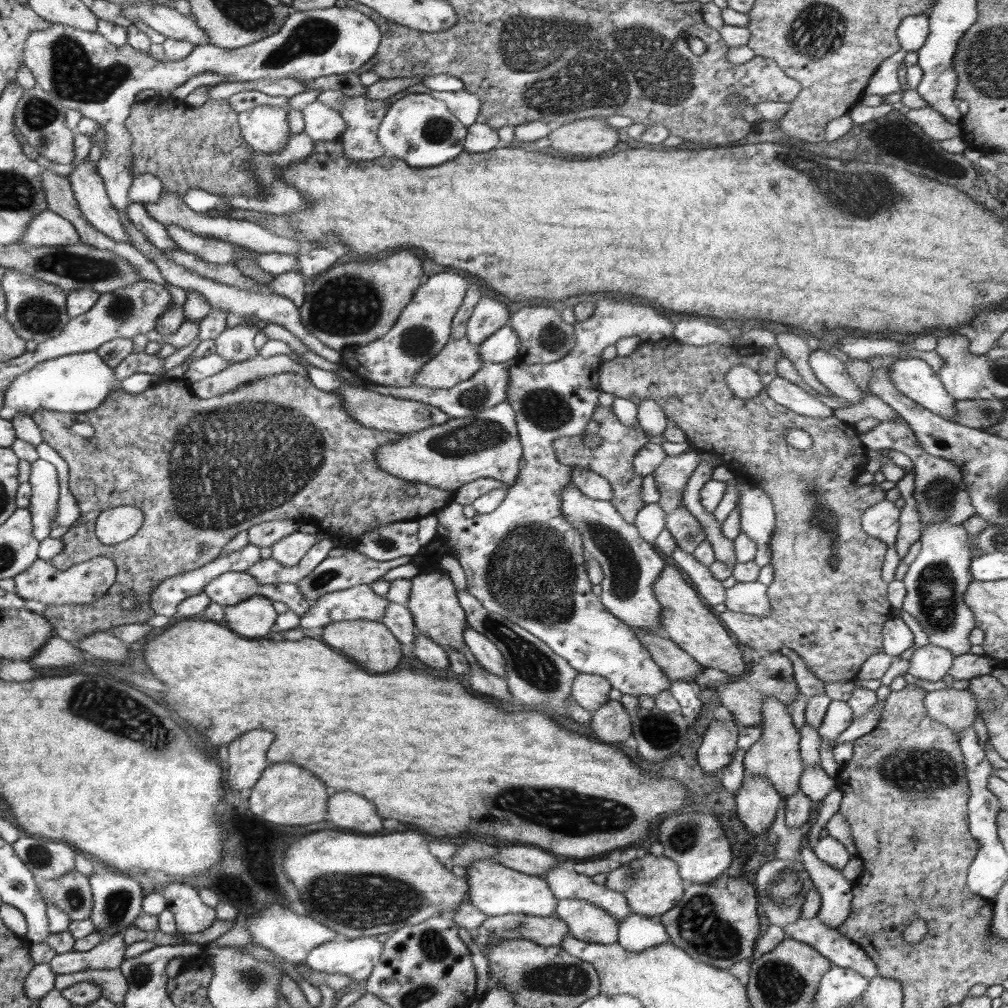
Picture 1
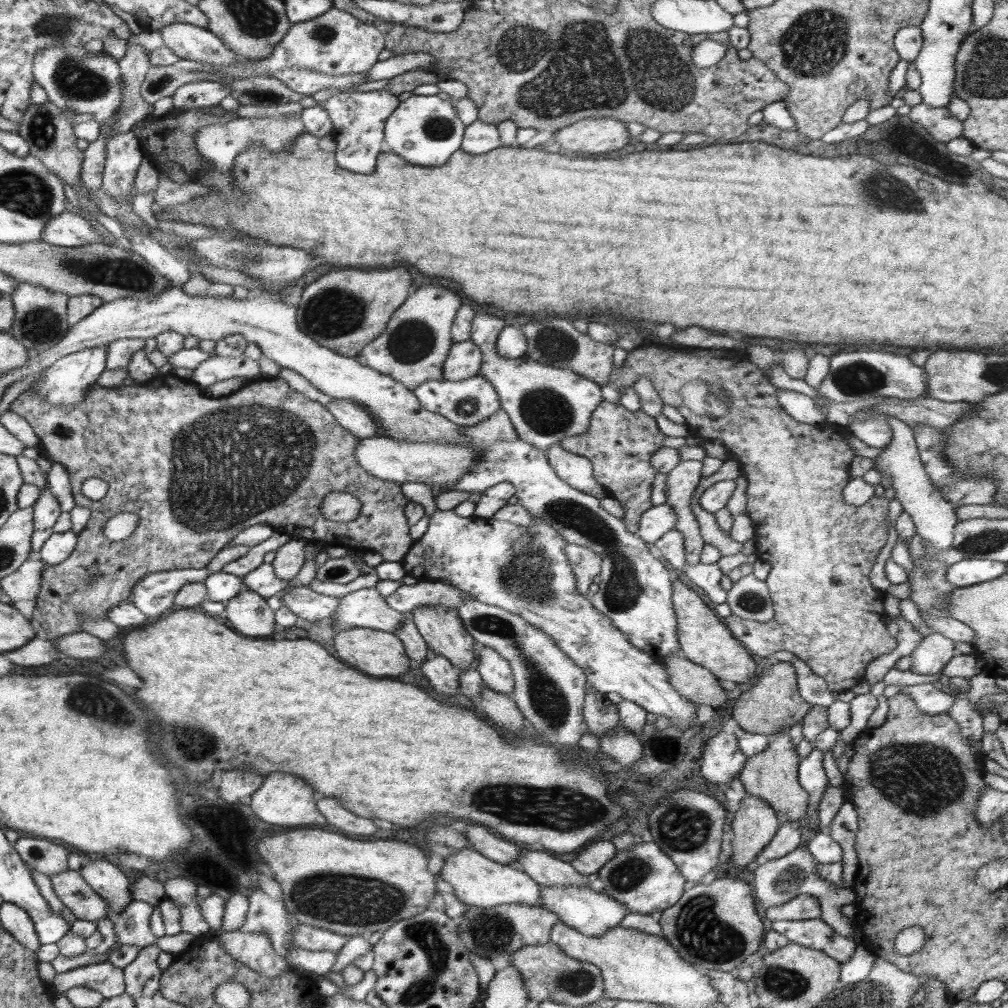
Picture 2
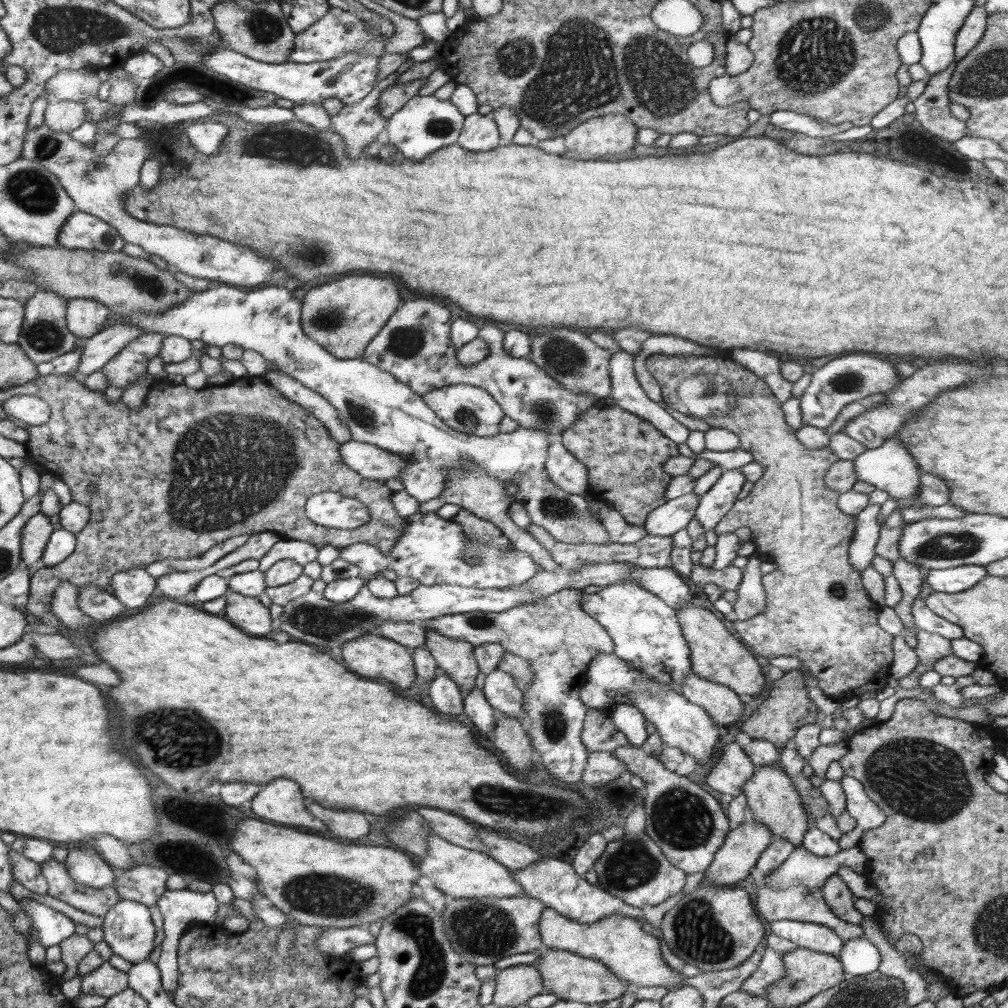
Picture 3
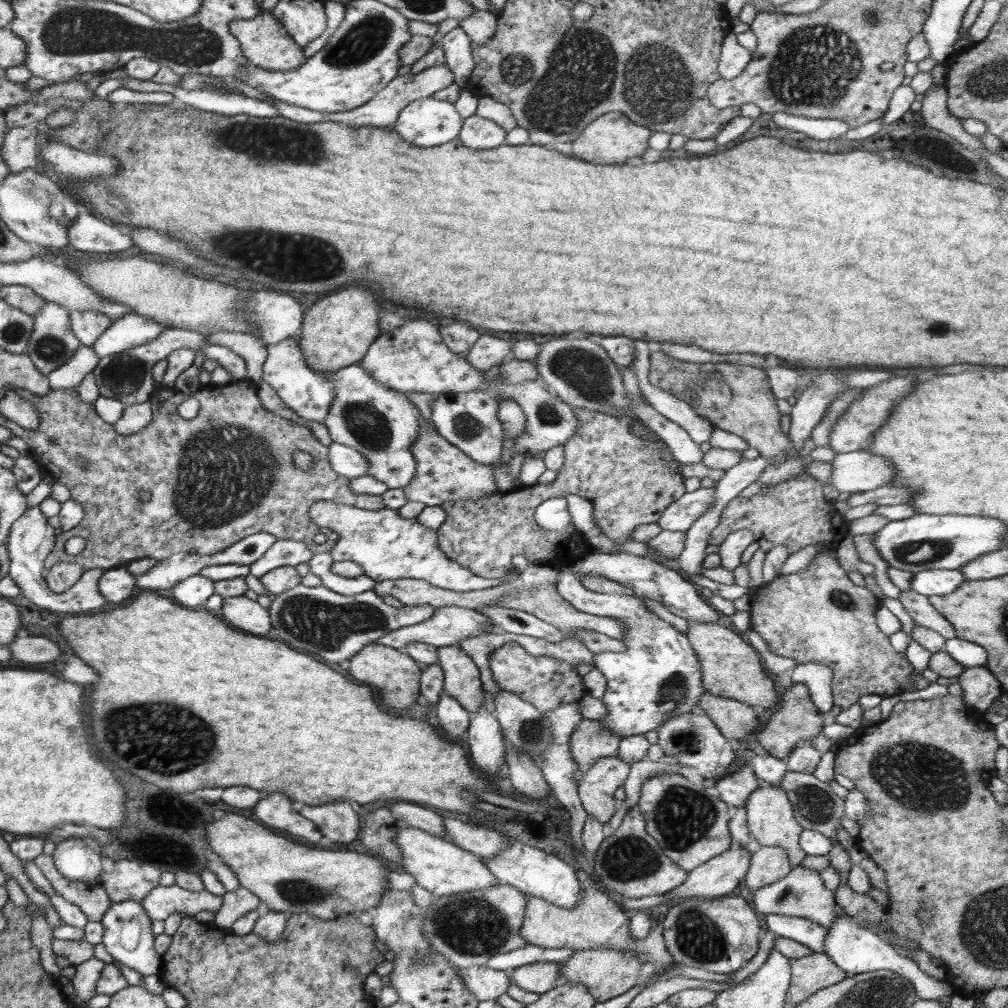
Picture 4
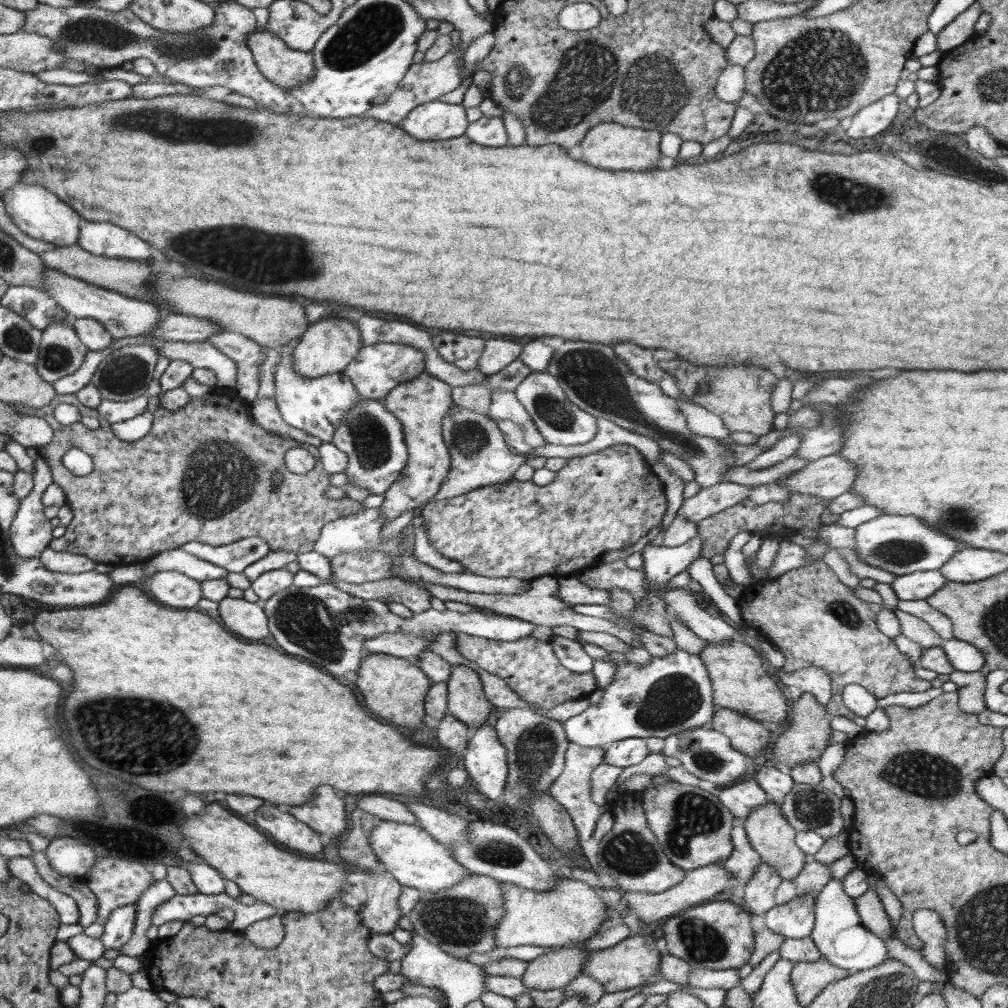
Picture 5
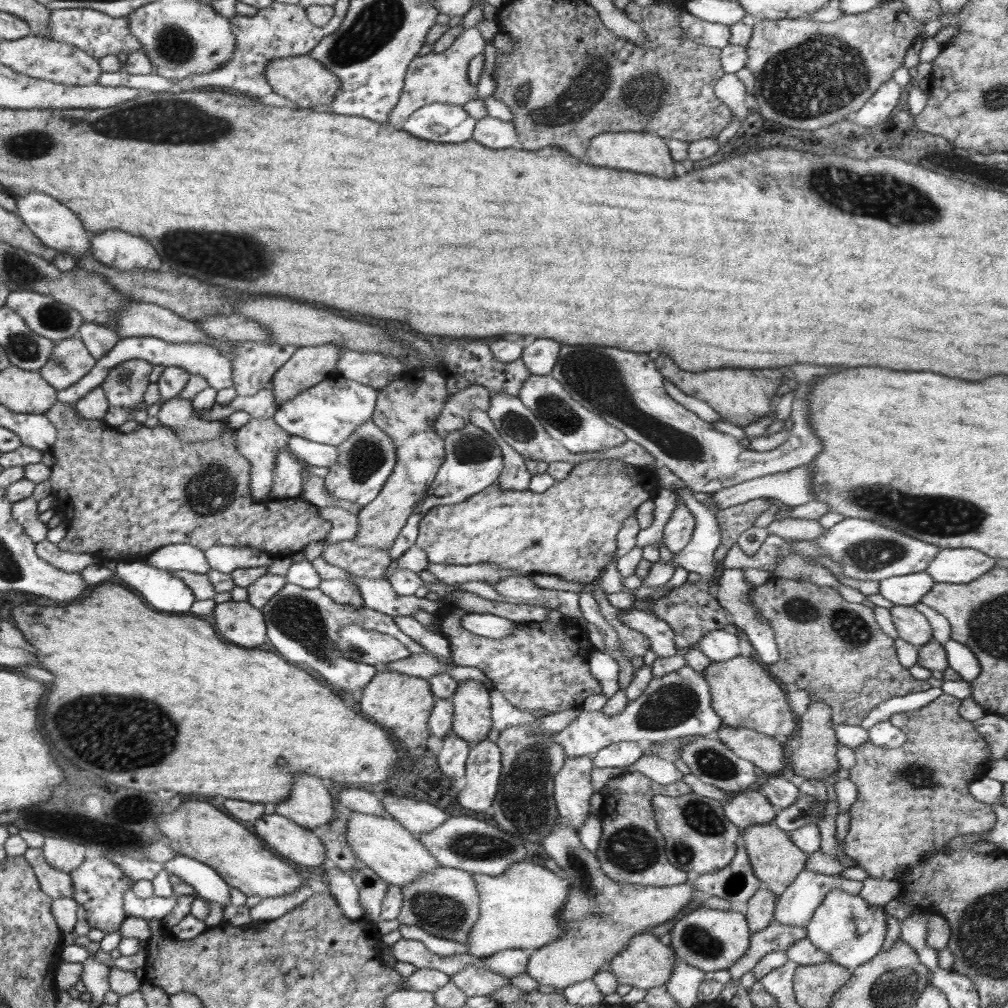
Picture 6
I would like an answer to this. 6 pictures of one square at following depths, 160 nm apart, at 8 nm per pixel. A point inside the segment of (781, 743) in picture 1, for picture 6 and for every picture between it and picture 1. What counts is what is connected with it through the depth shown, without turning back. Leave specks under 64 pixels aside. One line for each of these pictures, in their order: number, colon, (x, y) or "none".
2: (771, 775)
3: (772, 800)
4: (770, 818)
5: (769, 833)
6: (776, 860)

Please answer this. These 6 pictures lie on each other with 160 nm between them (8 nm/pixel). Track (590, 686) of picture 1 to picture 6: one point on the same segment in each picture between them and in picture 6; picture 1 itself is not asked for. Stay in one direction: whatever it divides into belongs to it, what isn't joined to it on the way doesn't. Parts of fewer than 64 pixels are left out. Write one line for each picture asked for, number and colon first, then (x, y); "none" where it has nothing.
2: (600, 715)
3: (599, 734)
4: (591, 741)
5: (571, 789)
6: (572, 786)

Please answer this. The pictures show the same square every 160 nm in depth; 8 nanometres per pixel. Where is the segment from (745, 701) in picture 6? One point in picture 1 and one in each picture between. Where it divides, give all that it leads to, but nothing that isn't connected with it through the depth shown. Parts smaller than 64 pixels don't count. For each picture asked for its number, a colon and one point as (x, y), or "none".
1: (685, 619)
2: (704, 639)
3: (716, 655)
4: (731, 668)
5: (741, 680)

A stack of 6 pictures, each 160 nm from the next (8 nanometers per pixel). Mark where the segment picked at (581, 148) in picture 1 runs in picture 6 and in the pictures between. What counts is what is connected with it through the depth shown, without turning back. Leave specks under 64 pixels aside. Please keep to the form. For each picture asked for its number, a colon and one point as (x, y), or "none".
2: (597, 135)
3: (592, 140)
4: (612, 138)
5: (611, 146)
6: (643, 152)

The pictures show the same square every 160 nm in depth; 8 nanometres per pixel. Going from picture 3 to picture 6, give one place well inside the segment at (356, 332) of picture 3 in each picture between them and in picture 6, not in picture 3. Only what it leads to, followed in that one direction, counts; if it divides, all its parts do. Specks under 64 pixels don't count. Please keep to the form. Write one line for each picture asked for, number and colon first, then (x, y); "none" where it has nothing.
4: (336, 332)
5: (327, 347)
6: (308, 366)

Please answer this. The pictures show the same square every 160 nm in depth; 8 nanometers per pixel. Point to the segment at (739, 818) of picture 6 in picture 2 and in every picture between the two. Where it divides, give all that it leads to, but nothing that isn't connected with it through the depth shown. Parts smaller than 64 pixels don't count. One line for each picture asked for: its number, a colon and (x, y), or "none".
2: (722, 761)
3: (728, 774)
4: (734, 789)
5: (742, 798)

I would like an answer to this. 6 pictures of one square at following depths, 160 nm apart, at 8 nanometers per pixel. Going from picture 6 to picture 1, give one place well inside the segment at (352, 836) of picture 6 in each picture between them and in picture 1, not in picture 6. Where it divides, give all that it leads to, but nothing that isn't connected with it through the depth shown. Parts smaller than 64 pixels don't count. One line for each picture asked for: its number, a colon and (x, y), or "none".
1: (495, 890)
2: (476, 880)
3: (461, 873)
4: (438, 865)
5: (411, 855)

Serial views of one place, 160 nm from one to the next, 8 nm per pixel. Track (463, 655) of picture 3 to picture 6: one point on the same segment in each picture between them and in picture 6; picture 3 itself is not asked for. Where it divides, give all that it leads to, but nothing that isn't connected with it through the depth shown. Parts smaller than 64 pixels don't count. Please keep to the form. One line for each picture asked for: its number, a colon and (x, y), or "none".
4: (461, 680)
5: (467, 702)
6: (471, 703)

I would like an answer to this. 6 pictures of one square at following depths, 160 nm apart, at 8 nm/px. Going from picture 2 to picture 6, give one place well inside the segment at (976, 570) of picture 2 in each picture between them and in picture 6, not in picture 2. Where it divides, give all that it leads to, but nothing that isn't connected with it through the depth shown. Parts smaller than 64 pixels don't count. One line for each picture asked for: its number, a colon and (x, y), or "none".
3: (952, 580)
4: (938, 582)
5: (919, 585)
6: (907, 590)

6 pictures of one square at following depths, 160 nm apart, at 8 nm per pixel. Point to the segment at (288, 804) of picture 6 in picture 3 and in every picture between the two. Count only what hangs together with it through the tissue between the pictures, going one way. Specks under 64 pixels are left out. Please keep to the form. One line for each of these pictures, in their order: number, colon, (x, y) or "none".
3: (351, 825)
4: (336, 821)
5: (324, 813)

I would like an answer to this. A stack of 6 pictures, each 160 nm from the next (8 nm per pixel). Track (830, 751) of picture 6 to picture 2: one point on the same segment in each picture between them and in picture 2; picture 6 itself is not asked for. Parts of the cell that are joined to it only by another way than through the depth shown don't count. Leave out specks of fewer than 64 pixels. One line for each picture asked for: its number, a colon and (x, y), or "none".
2: (773, 704)
3: (788, 708)
4: (795, 718)
5: (805, 739)

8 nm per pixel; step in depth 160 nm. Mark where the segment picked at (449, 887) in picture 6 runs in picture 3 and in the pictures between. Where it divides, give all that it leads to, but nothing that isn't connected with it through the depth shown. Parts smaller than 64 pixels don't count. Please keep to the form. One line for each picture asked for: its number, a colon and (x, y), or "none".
3: (482, 930)
4: (467, 928)
5: (461, 920)

